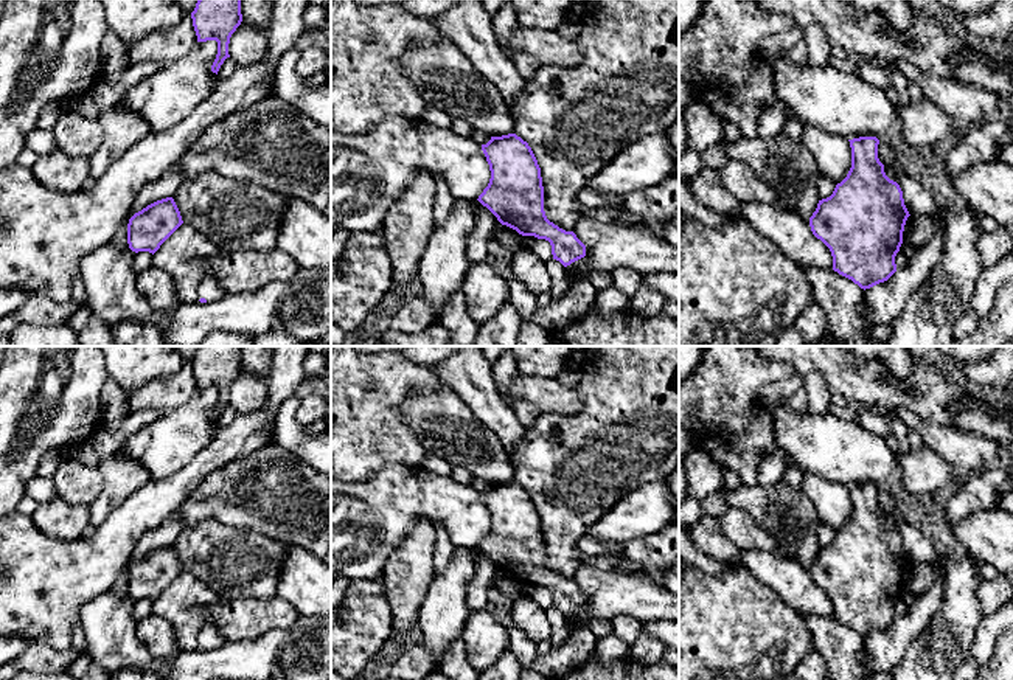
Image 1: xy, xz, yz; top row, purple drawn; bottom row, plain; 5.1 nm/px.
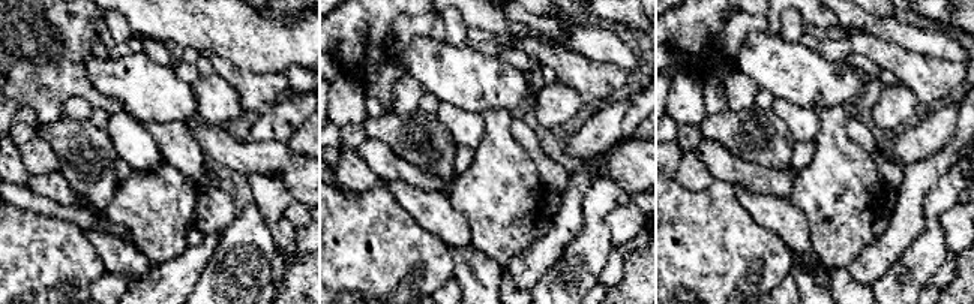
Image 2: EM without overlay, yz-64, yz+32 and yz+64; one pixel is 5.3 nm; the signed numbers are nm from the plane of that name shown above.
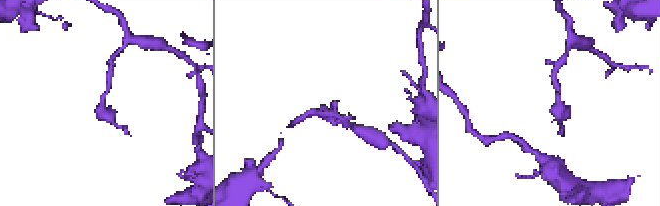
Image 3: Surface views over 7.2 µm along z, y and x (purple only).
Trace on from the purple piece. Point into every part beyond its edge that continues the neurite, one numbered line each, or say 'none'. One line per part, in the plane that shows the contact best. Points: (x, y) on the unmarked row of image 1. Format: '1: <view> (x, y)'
1: xy (208, 637)

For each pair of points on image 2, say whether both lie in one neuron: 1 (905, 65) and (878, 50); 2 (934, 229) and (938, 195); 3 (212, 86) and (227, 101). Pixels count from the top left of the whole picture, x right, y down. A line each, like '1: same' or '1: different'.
1: same
2: same
3: same

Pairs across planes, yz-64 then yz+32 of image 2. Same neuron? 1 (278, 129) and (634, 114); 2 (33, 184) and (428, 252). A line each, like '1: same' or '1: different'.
1: different
2: different

